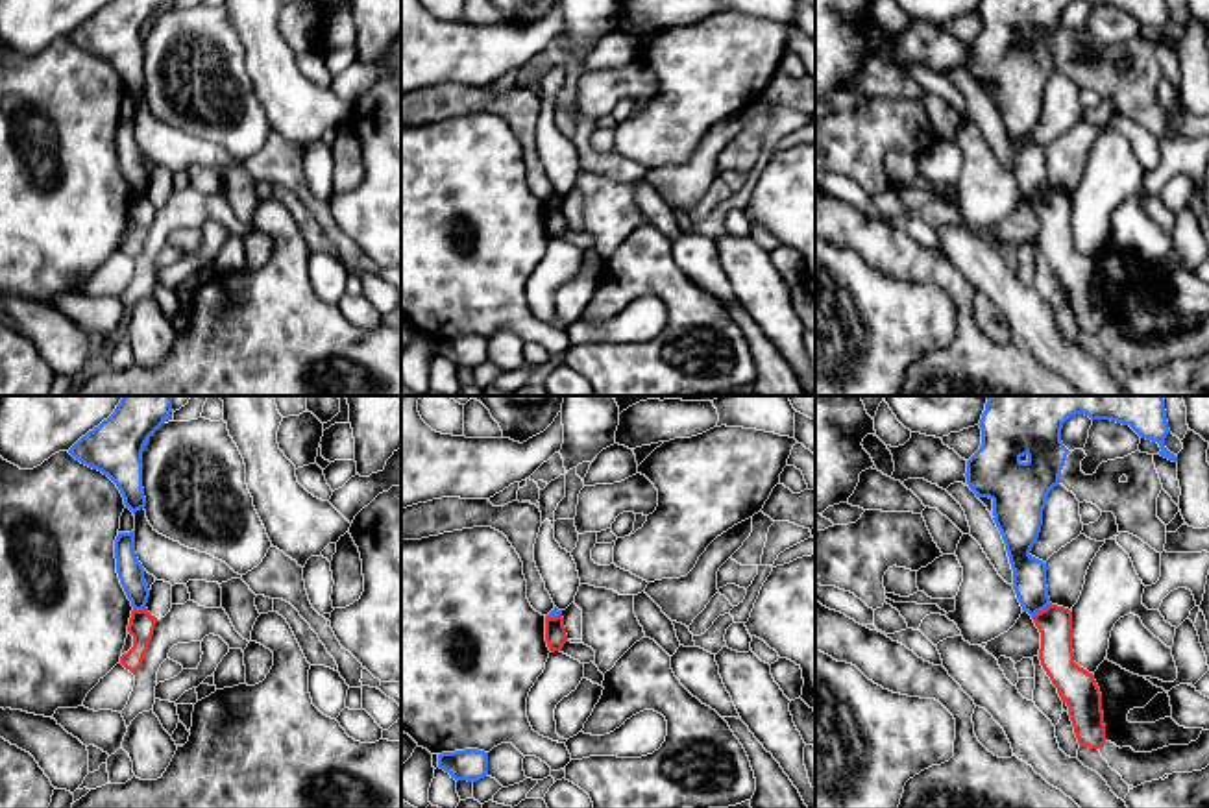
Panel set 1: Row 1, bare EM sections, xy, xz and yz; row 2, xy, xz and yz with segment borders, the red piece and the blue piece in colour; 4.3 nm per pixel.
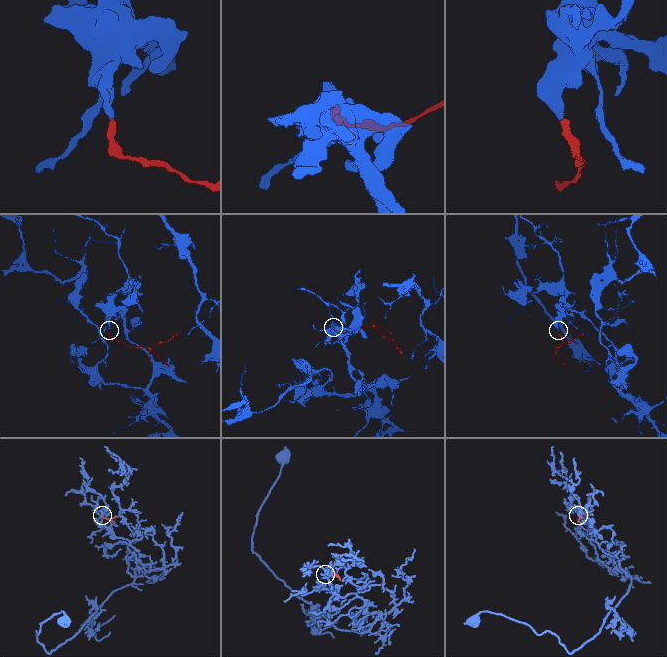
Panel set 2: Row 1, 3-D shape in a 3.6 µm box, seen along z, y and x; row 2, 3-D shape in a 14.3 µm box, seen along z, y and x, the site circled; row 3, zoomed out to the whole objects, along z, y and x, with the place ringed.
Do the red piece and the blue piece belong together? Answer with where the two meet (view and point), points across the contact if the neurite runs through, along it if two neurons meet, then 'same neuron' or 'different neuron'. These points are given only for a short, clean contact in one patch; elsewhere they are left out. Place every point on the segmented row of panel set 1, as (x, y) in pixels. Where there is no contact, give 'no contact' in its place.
yz (1041, 611) | along yz (1050, 603), (1032, 616) | different neuron

